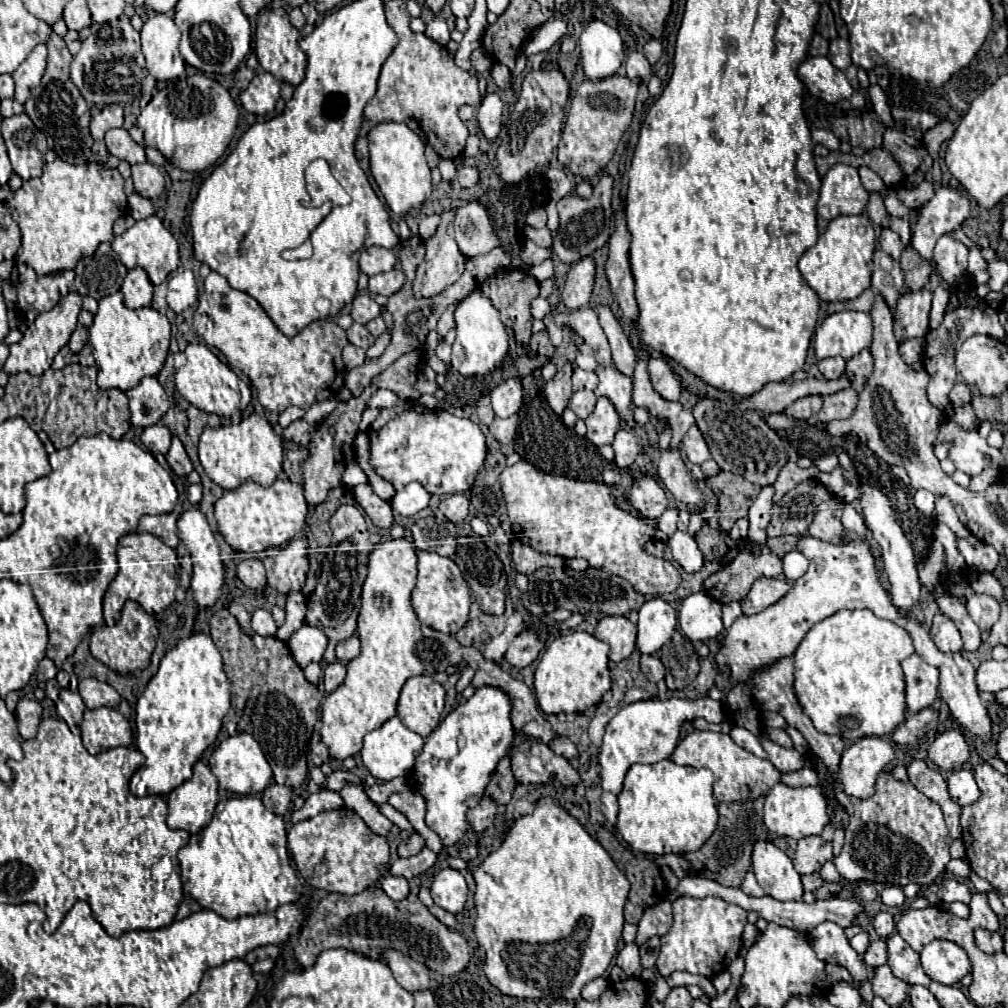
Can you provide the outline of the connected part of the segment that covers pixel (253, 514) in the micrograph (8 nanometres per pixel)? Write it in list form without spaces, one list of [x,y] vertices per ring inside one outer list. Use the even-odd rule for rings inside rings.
[[[277,479],[269,487],[247,481],[233,491],[225,491],[221,499],[217,499],[215,519],[221,535],[235,551],[253,553],[267,547],[283,545],[305,527],[307,501],[303,497],[303,485],[289,479]]]

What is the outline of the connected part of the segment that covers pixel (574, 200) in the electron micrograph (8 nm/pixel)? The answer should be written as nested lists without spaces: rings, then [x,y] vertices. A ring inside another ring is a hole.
[[[601,175],[599,183],[593,189],[589,199],[581,199],[579,195],[569,195],[557,201],[559,211],[559,231],[553,241],[553,251],[563,263],[577,263],[581,257],[591,255],[595,249],[603,247],[611,235],[611,195],[613,195],[613,177]]]

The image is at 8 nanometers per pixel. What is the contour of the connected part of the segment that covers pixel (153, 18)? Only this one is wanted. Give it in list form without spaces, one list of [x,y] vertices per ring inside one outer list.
[[[149,13],[141,29],[141,45],[147,69],[157,81],[169,81],[185,71],[179,39],[181,31],[167,13]]]

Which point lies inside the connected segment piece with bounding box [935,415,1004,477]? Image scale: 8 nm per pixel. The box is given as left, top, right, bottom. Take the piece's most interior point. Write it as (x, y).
(969, 451)

